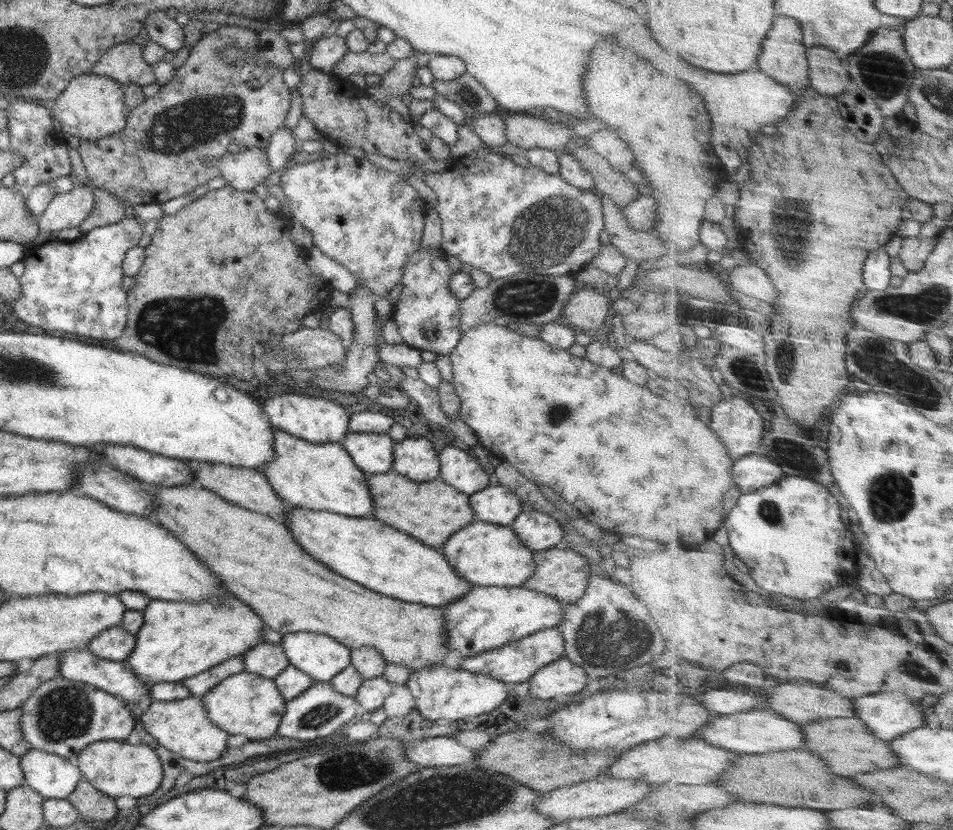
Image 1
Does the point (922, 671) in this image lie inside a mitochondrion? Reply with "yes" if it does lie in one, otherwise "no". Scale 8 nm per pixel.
yes

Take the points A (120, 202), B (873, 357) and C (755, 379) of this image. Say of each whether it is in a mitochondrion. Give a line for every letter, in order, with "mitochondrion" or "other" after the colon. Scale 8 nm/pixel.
A: other
B: mitochondrion
C: mitochondrion

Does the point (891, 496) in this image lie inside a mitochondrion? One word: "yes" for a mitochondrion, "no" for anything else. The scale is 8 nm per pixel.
yes

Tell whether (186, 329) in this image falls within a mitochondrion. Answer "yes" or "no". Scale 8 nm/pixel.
yes

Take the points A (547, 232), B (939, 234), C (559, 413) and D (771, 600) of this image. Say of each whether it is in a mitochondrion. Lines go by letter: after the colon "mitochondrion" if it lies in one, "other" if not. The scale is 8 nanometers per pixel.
A: mitochondrion
B: other
C: mitochondrion
D: other

